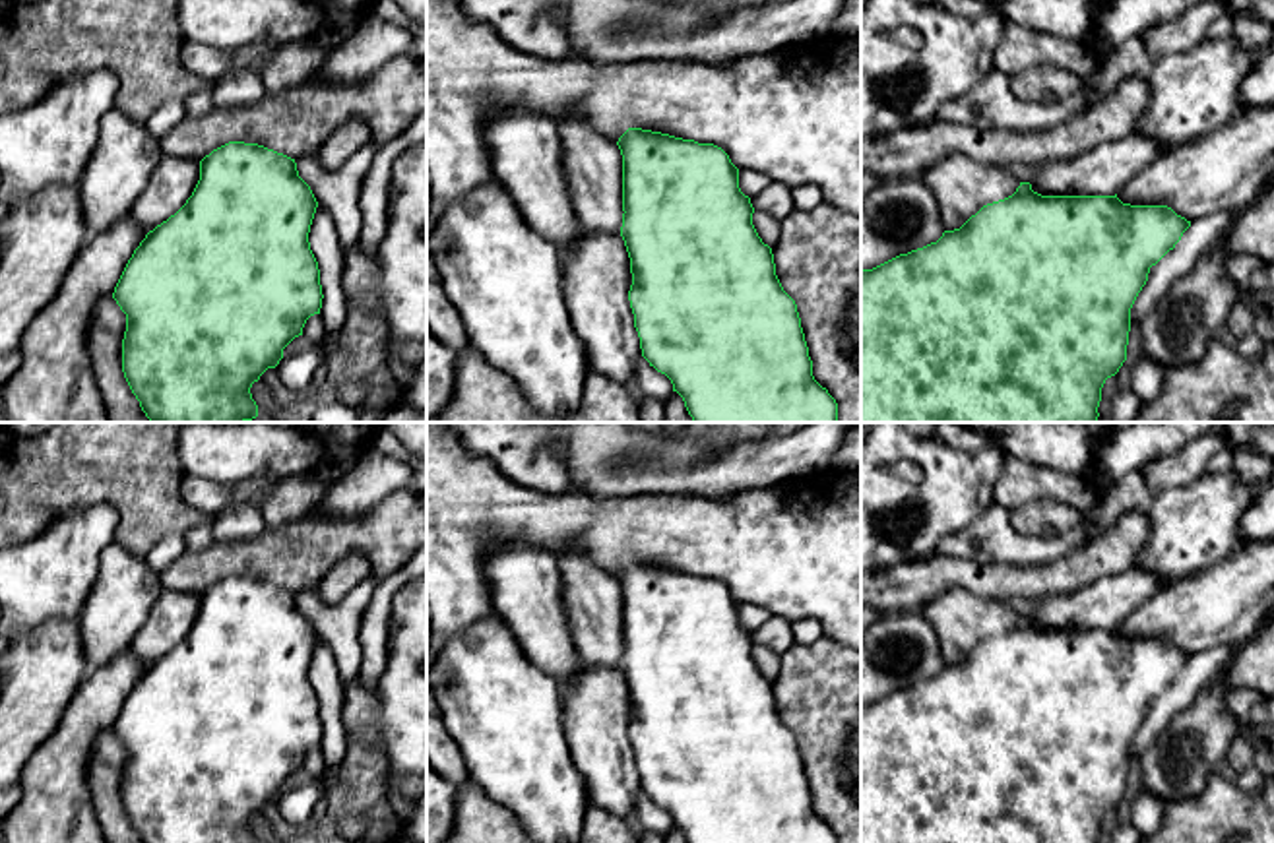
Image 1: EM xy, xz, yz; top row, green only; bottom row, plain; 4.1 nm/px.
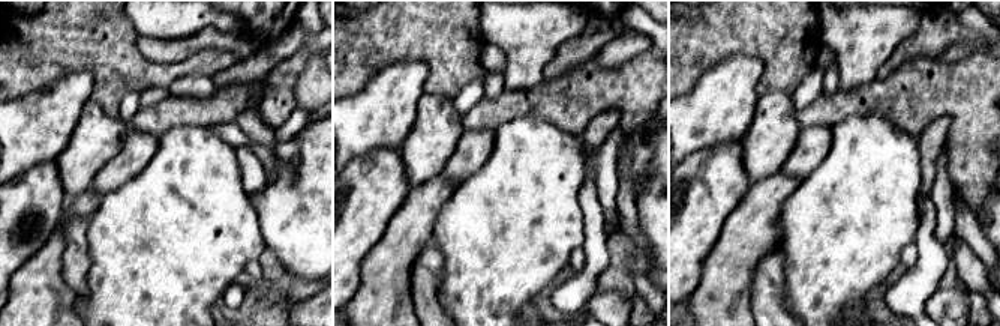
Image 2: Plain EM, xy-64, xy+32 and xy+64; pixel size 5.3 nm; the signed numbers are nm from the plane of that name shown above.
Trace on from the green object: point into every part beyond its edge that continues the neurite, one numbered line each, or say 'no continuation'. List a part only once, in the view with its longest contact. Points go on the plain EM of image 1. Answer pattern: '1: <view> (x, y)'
no continuation

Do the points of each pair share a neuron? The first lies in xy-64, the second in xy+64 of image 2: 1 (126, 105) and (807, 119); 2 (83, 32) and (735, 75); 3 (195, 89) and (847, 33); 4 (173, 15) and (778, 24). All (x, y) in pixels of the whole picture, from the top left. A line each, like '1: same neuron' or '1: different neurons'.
1: different neurons
2: different neurons
3: same neuron
4: different neurons

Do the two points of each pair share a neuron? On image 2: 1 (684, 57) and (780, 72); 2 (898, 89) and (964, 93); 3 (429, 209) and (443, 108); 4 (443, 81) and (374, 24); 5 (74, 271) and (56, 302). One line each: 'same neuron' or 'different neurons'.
1: same neuron
2: same neuron
3: different neurons
4: same neuron
5: different neurons

